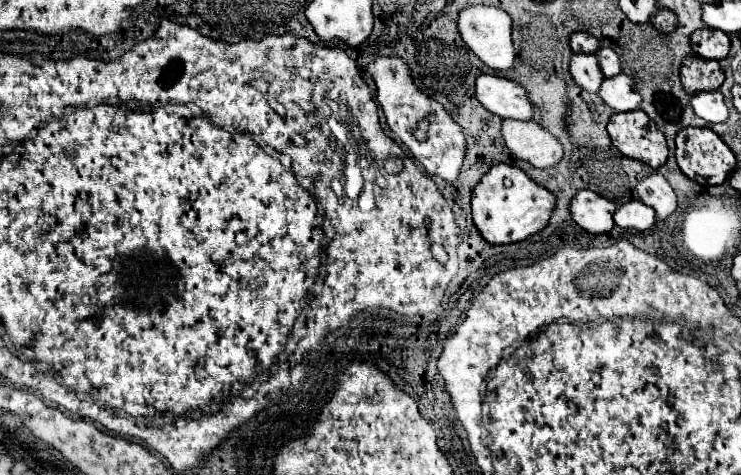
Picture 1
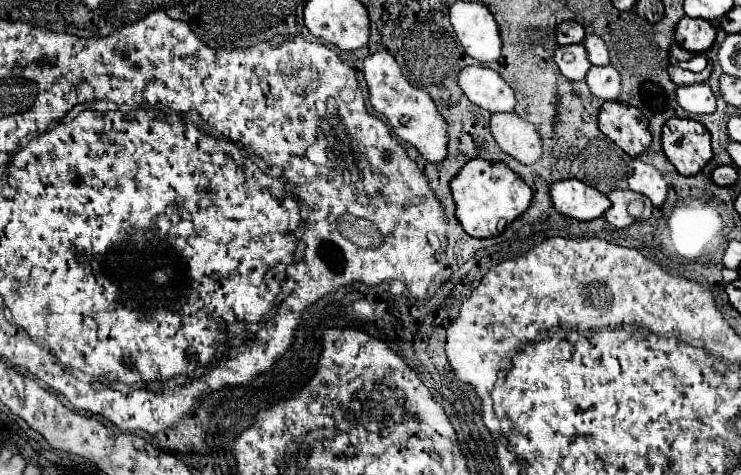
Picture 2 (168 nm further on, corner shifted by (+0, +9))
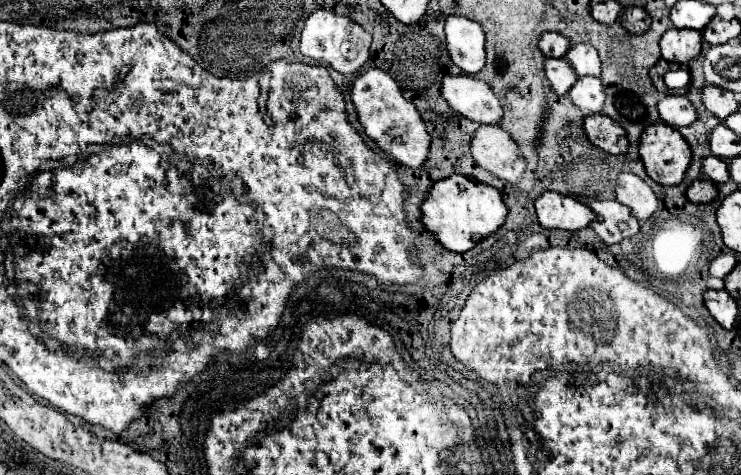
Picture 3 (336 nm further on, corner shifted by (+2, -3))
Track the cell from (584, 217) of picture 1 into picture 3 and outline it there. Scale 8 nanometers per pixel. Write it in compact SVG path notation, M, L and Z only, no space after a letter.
M544 192L536 198L534 208L542 228L582 230L596 220L596 214L588 206L558 192Z

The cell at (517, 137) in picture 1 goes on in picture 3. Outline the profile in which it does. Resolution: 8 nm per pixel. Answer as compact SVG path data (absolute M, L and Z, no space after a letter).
M498 124L478 126L470 140L470 150L476 164L500 180L518 182L526 170L518 144Z

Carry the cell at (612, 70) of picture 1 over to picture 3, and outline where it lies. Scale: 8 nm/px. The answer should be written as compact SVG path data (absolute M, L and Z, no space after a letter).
M572 44L564 54L576 76L600 76L600 58L590 44Z

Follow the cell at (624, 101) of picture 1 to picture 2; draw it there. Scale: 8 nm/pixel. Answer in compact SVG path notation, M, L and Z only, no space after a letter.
M592 66L586 76L586 84L600 100L618 100L622 90L620 72L612 66Z

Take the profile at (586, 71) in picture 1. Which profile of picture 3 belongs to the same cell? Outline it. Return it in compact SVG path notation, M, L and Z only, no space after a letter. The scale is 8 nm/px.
M546 58L544 60L544 74L554 90L554 94L562 96L570 90L570 86L578 80L578 76L572 72L570 64L562 58Z

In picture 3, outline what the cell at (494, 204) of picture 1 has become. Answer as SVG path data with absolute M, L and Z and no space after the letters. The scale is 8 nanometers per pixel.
M452 174L434 182L420 206L420 212L422 226L434 236L436 242L450 252L462 254L488 234L496 232L504 224L508 208L502 200L502 194L496 188L470 180L462 174Z

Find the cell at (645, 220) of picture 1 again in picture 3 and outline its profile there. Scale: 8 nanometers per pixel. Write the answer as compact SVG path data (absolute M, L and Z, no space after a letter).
M592 202L590 208L598 214L598 220L594 220L590 226L600 236L604 244L618 244L630 236L634 236L640 230L638 220L630 214L630 210L620 202Z

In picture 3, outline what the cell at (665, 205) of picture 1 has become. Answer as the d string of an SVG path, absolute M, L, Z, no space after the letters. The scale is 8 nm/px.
M632 172L618 174L616 200L628 206L632 216L636 216L640 222L648 220L658 210L656 194L650 190L650 186L642 178L638 178Z

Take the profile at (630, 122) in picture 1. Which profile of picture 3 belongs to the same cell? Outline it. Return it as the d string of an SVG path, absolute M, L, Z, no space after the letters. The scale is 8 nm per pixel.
M588 114L584 118L584 132L596 148L608 154L624 154L628 150L624 128L606 114Z

